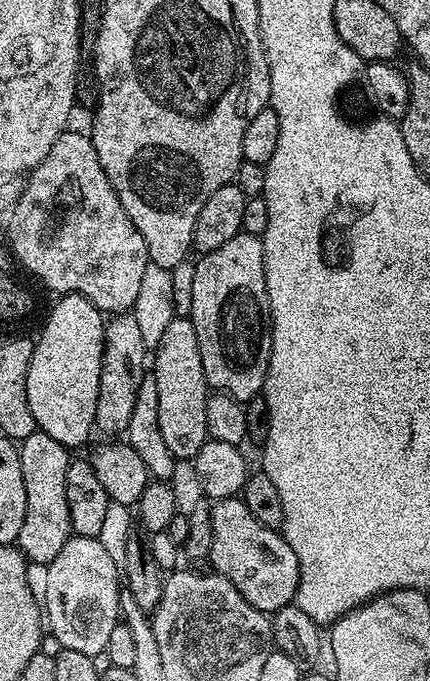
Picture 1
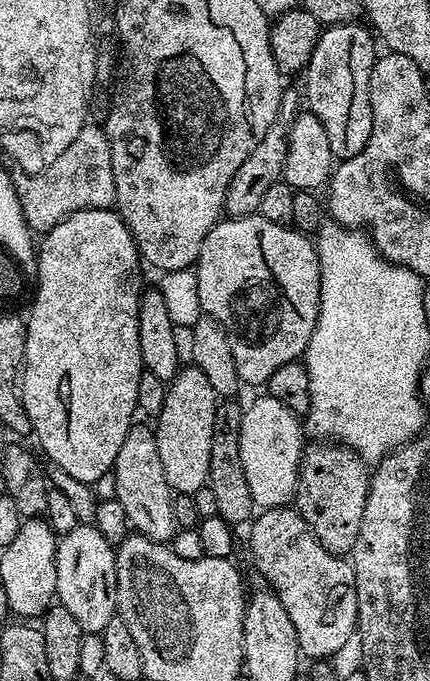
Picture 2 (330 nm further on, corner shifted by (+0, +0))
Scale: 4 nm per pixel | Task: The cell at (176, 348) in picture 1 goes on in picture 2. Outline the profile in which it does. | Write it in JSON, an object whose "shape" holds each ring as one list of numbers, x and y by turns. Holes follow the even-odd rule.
{"shape":[[195,366,181,367,167,386,166,402,162,402,162,410,154,418,158,458,162,458,162,470,173,493,194,494,208,483,210,438,214,438,218,397,206,374]]}

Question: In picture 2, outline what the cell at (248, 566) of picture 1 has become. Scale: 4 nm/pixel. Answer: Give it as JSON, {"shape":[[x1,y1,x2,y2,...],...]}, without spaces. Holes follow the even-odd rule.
{"shape":[[295,507,265,508,251,521,252,533,248,536,248,544,252,547,252,560,258,571,264,575,269,589,286,606,286,614,290,614,290,622,294,622,294,630,298,638,298,646,305,657,313,656,316,662,332,658,335,652,340,652,348,644,348,639,355,637,358,632,358,594,356,579,351,563,347,559,328,552,322,542,310,530,310,526,297,512]]}

